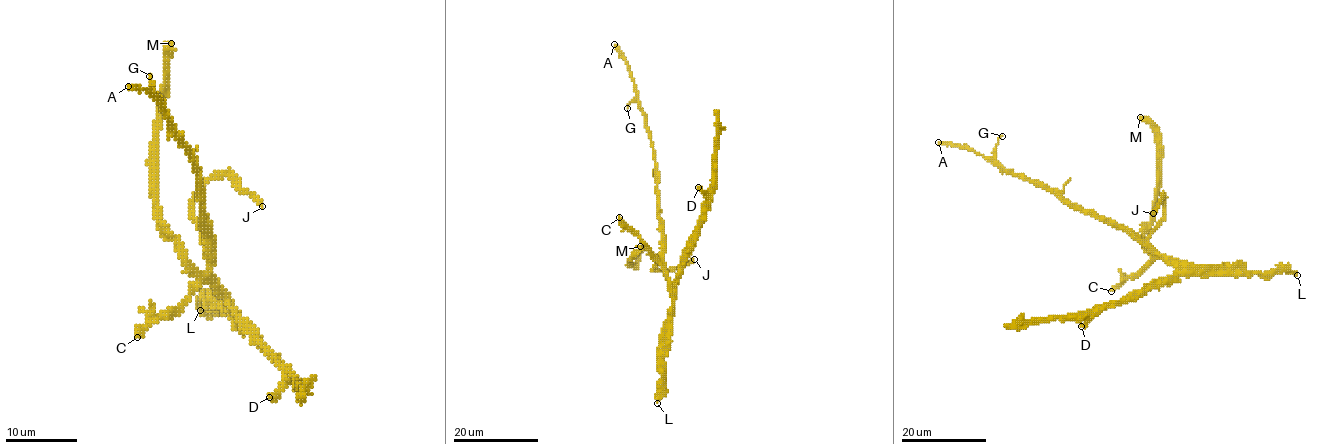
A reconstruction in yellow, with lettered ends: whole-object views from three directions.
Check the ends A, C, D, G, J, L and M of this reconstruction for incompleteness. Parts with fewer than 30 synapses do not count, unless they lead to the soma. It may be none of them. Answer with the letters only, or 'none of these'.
none of these

